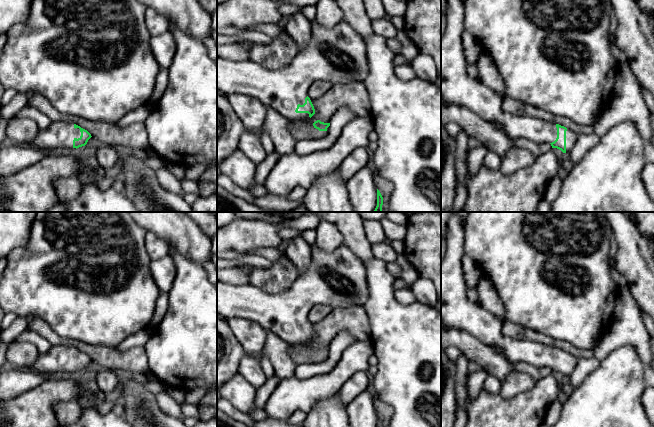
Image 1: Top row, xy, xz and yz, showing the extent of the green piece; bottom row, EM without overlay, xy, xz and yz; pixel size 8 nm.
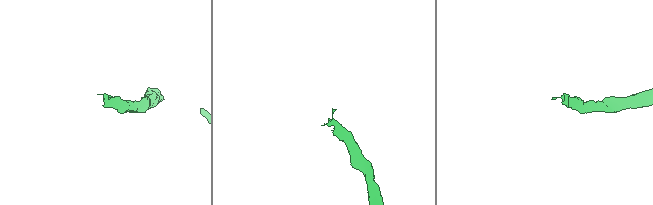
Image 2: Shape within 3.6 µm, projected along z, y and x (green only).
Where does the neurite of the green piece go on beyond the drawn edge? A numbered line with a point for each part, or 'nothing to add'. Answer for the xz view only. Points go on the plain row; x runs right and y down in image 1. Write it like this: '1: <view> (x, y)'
1: xz (339, 279)

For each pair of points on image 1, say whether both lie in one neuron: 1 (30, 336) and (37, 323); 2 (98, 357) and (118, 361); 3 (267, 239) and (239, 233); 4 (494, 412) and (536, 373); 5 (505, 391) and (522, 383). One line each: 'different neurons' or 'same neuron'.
1: different neurons
2: same neuron
3: same neuron
4: different neurons
5: same neuron

